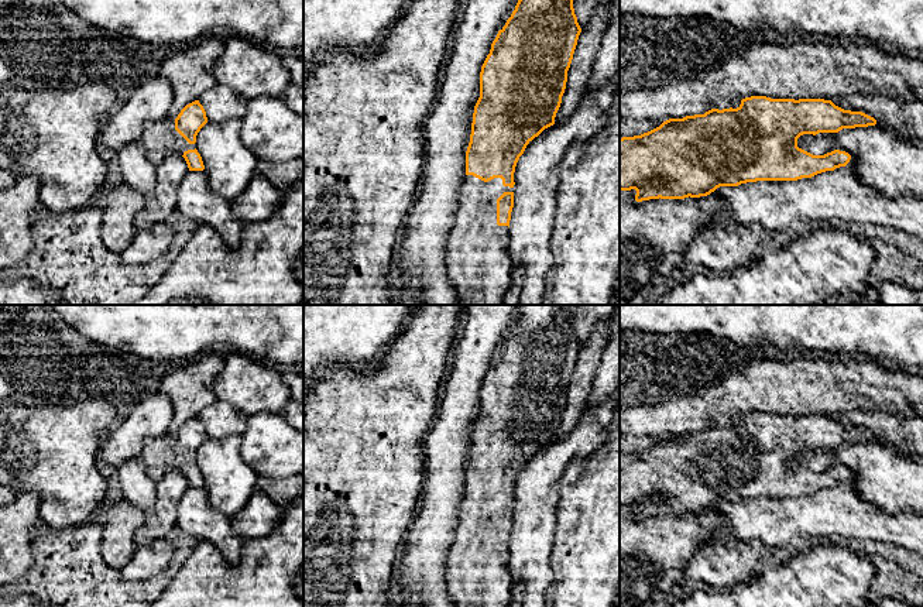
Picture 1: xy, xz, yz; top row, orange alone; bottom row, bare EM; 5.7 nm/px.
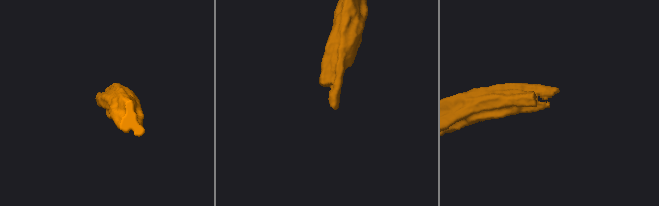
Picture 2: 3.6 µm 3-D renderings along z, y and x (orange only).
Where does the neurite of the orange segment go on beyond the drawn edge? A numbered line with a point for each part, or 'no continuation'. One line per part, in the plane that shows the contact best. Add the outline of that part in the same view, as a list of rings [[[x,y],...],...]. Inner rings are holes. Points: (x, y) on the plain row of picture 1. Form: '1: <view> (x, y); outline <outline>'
1: xz (477, 575); outline [[[464,491],[454,541],[446,558],[446,587],[456,607],[508,607],[511,603],[509,543],[497,541],[497,515],[504,508],[512,508],[512,504],[504,503],[501,494],[484,498],[473,491]]]

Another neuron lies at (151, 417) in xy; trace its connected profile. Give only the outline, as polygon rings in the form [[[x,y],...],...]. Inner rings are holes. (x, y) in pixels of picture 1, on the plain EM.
[[[159,391],[148,394],[140,399],[119,428],[107,432],[99,457],[114,469],[140,457],[144,440],[148,436],[168,433],[172,416],[174,405],[167,395]]]

